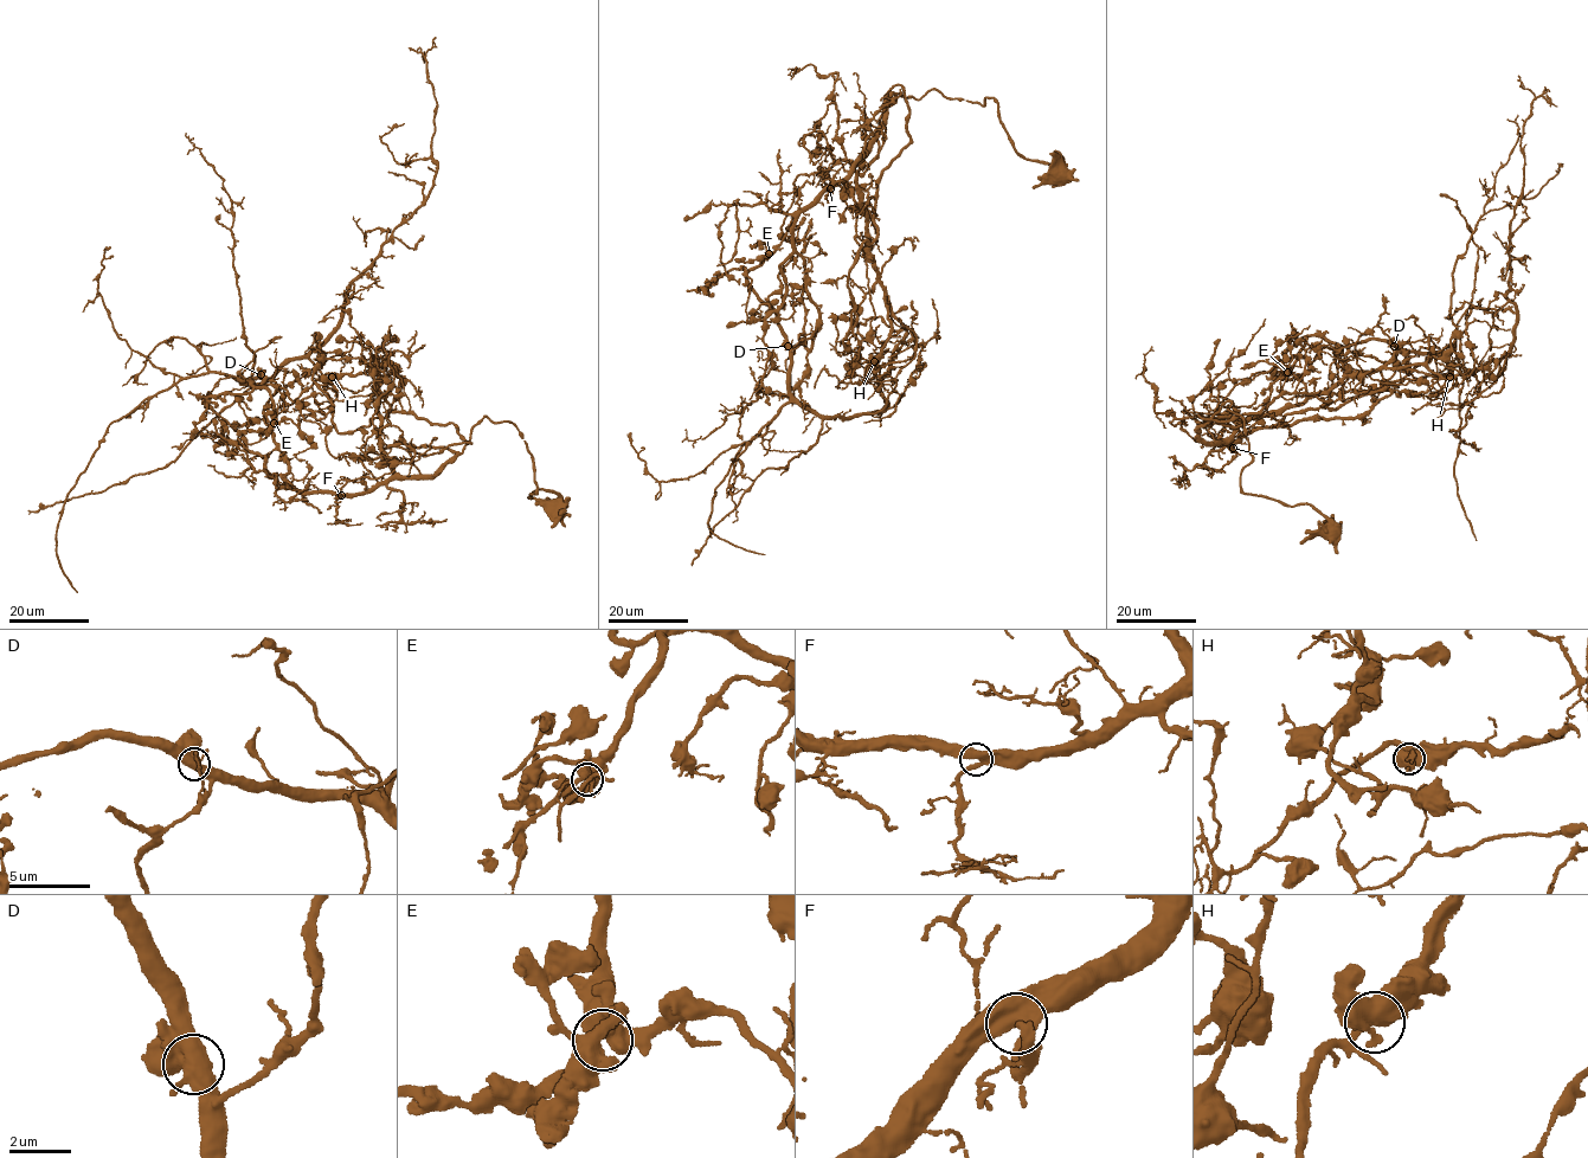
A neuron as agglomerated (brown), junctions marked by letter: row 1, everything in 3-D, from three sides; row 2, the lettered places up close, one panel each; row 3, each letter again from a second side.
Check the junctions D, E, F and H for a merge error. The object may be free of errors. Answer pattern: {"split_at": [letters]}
{"split_at": ["D"]}

